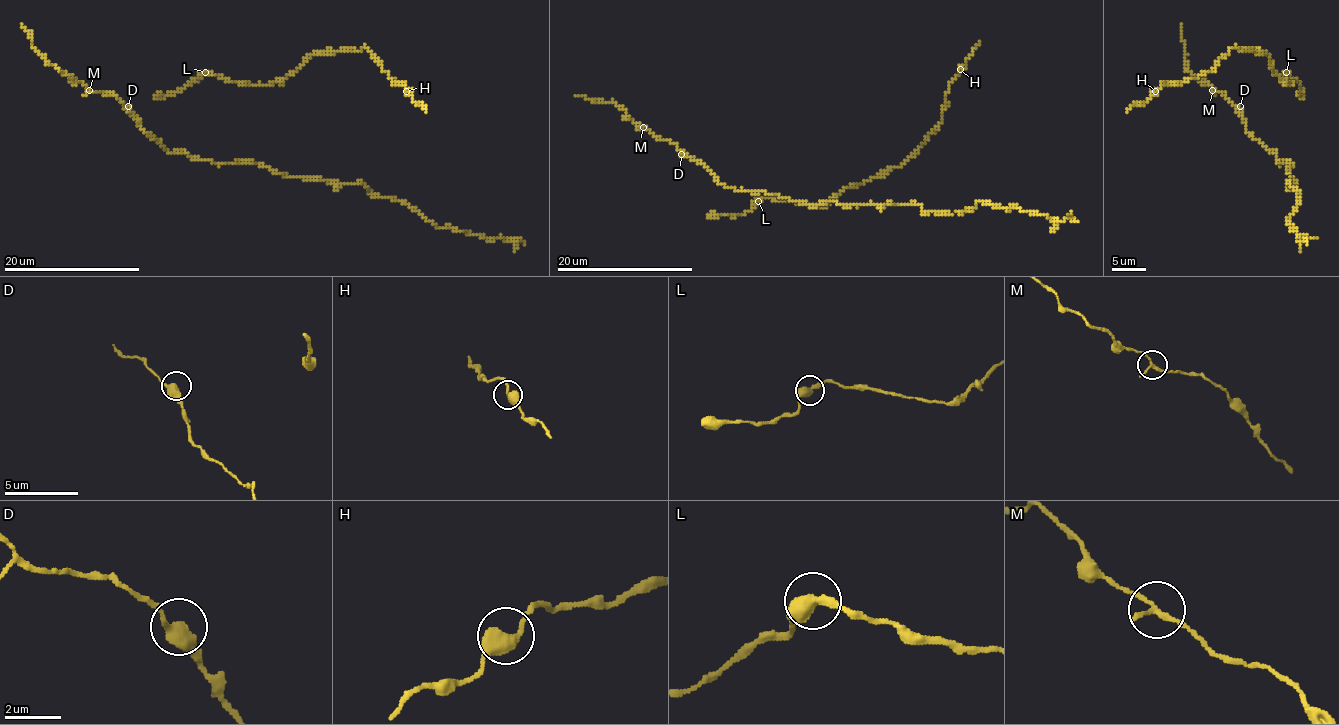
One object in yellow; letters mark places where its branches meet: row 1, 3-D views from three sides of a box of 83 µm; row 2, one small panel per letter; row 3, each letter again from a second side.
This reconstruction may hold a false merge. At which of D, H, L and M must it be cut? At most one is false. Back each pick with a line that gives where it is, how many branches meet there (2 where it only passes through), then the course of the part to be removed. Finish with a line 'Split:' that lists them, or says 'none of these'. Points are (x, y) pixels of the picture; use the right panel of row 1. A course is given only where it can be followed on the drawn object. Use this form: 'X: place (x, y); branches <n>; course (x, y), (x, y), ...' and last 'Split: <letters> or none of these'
Split: none of these

